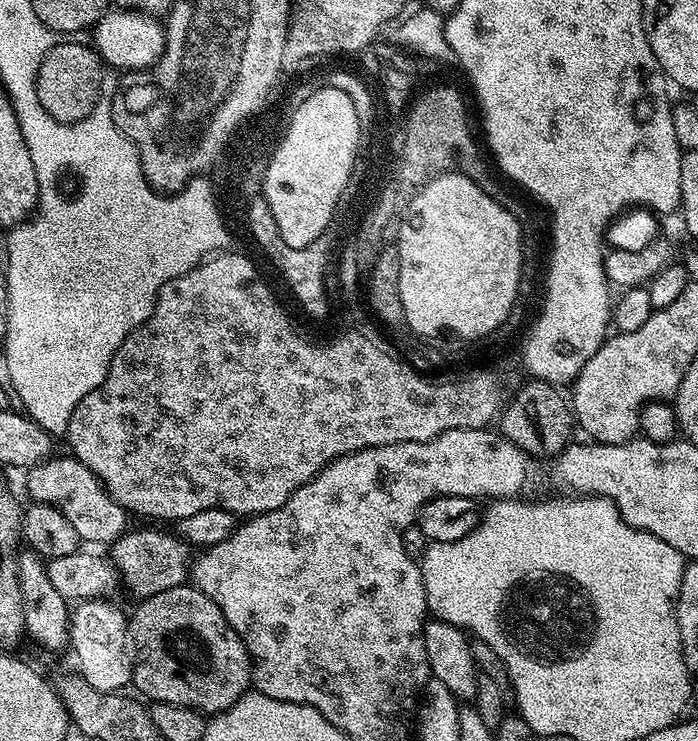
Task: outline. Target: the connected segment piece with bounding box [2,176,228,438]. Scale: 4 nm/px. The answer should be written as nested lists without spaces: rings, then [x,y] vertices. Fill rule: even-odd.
[[[143,176],[140,180],[38,180],[40,202],[35,213],[28,217],[23,224],[17,224],[7,233],[9,250],[8,268],[8,329],[2,341],[4,347],[4,364],[8,367],[8,380],[11,391],[20,399],[19,407],[32,419],[49,432],[54,438],[65,435],[70,426],[70,414],[74,414],[74,406],[90,394],[106,378],[110,370],[110,362],[114,354],[118,354],[118,346],[126,342],[126,338],[150,314],[156,305],[158,294],[166,282],[186,274],[201,260],[221,251],[228,240],[228,228],[220,217],[221,205],[212,201],[209,189],[203,183],[192,180],[185,184],[179,192],[171,195],[157,192],[148,184]]]

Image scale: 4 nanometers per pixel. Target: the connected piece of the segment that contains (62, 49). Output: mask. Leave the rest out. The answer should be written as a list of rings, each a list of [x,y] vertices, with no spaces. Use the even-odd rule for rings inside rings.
[[[76,40],[57,41],[55,46],[43,56],[35,82],[35,92],[38,94],[39,105],[55,121],[62,122],[63,124],[76,124],[82,118],[86,118],[92,113],[93,107],[99,98],[100,81],[104,77],[103,71],[100,71],[102,60],[96,50],[88,44],[87,47],[84,44],[72,41]]]

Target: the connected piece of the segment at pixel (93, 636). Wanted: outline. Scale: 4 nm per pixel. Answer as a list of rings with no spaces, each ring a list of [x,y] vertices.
[[[111,599],[81,600],[71,609],[68,625],[70,652],[76,655],[79,675],[96,692],[120,692],[132,684],[136,650],[132,646],[130,620],[123,616]]]

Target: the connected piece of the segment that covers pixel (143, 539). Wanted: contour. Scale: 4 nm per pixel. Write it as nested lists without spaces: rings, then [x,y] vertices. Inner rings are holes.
[[[133,527],[126,530],[110,545],[110,559],[120,572],[123,587],[125,589],[128,587],[136,595],[137,601],[154,594],[162,594],[162,590],[179,588],[190,576],[189,545],[181,540],[175,531],[163,532],[160,529],[163,527],[148,527],[152,528]]]

